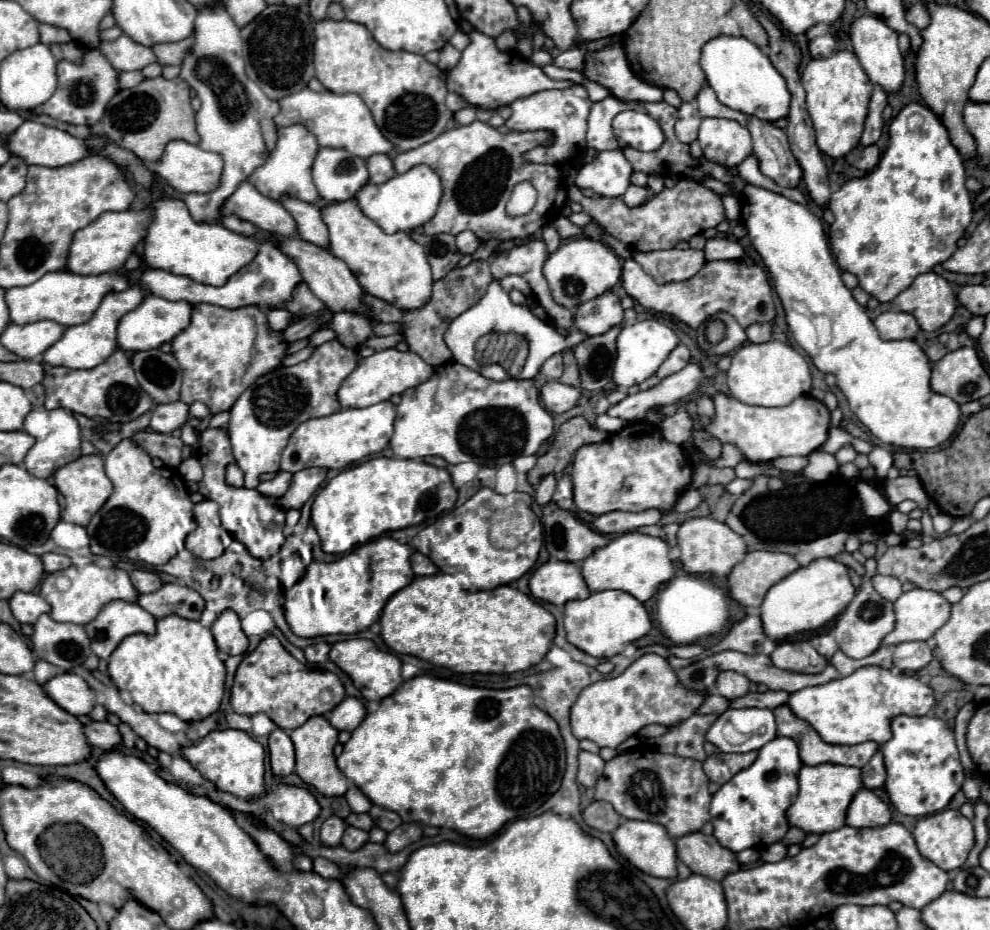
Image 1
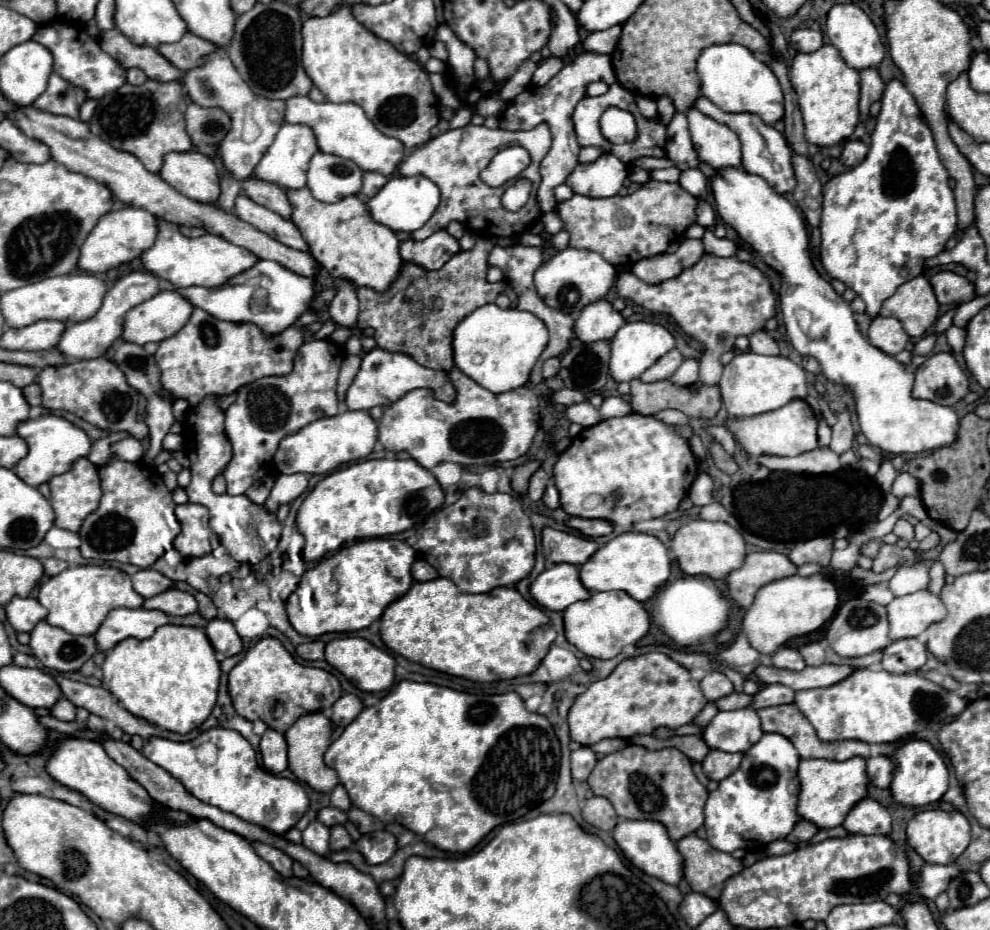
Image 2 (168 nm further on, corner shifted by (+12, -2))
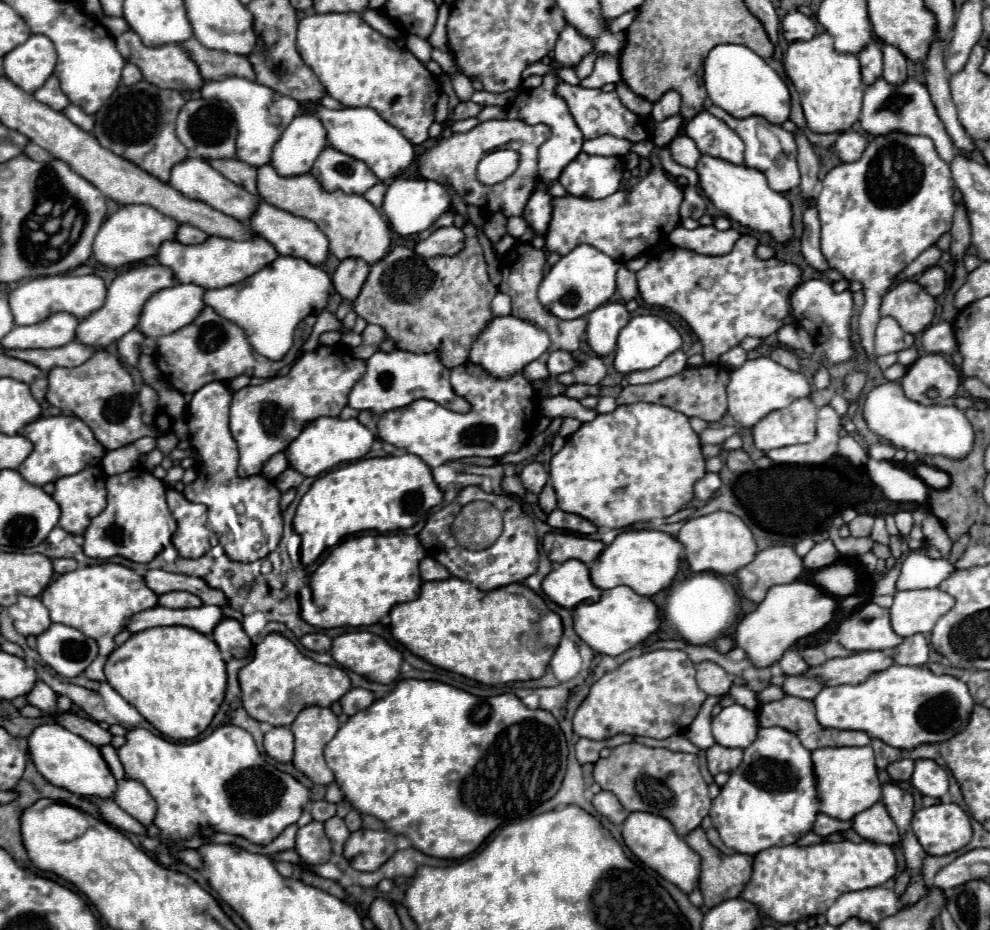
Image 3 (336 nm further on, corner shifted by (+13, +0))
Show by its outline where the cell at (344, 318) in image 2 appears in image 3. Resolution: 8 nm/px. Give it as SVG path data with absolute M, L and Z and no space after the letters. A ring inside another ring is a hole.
M344 258L332 276L336 292L342 298L356 300L362 284L366 282L368 272L370 272L370 264L364 262L362 258Z

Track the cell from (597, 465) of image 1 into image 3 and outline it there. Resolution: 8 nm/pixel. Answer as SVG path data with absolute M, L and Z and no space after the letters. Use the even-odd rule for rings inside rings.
M648 402L618 406L610 414L598 414L566 438L564 448L550 460L550 480L556 490L558 508L606 528L626 528L636 522L672 516L694 498L694 484L704 474L706 460L690 418L668 406Z

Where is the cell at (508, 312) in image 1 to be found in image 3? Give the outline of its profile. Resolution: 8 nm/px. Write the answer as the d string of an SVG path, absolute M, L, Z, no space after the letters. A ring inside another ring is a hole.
M498 316L494 318L488 328L478 336L476 344L470 350L470 362L488 368L492 376L512 376L512 372L522 372L526 364L536 360L542 352L548 350L548 334L534 324L520 320L516 316Z

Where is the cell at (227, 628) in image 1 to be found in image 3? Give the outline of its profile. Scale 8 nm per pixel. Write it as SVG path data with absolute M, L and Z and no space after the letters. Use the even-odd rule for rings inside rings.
M224 618L212 632L214 642L224 654L234 658L246 658L252 652L252 640L246 636L242 624L232 618Z

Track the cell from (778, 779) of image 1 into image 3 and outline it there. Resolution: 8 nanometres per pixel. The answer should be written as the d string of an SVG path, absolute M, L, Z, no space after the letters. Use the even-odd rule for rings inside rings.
M758 728L758 738L744 748L742 764L730 772L730 780L722 786L720 796L712 800L710 818L714 828L720 832L722 842L742 854L758 854L770 846L788 846L796 844L804 834L808 834L820 812L820 800L816 790L814 764L810 750L806 750L794 732L784 728Z

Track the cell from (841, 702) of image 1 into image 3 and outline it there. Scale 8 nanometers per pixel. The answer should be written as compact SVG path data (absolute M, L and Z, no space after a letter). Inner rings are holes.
M900 664L872 674L866 682L856 686L826 686L814 698L814 704L818 722L824 728L864 730L870 738L878 738L902 750L950 740L966 728L974 708L974 700L962 680L948 674L936 676L926 666Z

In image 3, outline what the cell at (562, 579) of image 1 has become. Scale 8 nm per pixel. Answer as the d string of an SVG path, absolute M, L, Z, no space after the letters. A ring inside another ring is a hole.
M568 560L556 566L542 582L544 594L562 608L574 610L582 602L600 600L602 590L590 580L590 570L580 560Z

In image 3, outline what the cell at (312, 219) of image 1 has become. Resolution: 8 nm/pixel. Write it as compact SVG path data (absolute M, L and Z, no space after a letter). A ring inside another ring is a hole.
M220 158L220 160L206 160L214 170L218 170L222 176L232 180L234 184L242 186L244 190L256 192L256 168L238 160L238 158Z

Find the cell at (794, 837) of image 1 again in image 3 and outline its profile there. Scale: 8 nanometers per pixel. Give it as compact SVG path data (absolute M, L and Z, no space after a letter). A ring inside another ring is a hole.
M818 814L812 832L820 834L820 836L828 836L834 832L846 832L850 828L852 828L852 820L838 820L838 818L832 818L826 814Z

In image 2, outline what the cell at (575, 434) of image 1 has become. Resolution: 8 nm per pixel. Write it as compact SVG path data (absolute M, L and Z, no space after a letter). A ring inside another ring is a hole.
M533 460L533 462L527 462L527 464L521 464L513 470L513 478L511 478L511 488L517 492L517 494L525 494L527 486L529 486L529 478L541 468L541 462L539 460Z

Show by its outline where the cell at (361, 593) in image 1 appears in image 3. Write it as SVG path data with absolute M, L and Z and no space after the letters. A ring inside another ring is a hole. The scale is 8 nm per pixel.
M366 534L340 542L312 574L310 600L302 602L302 616L316 628L372 626L396 604L420 596L418 564L426 556L418 536L408 534Z

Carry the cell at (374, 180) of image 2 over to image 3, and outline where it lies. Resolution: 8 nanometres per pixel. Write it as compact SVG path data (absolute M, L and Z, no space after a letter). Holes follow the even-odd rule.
M378 182L376 186L372 186L372 188L364 194L364 198L366 198L368 202L372 202L376 208L380 208L382 202L384 202L384 192L386 192L386 186L384 186L382 182Z

